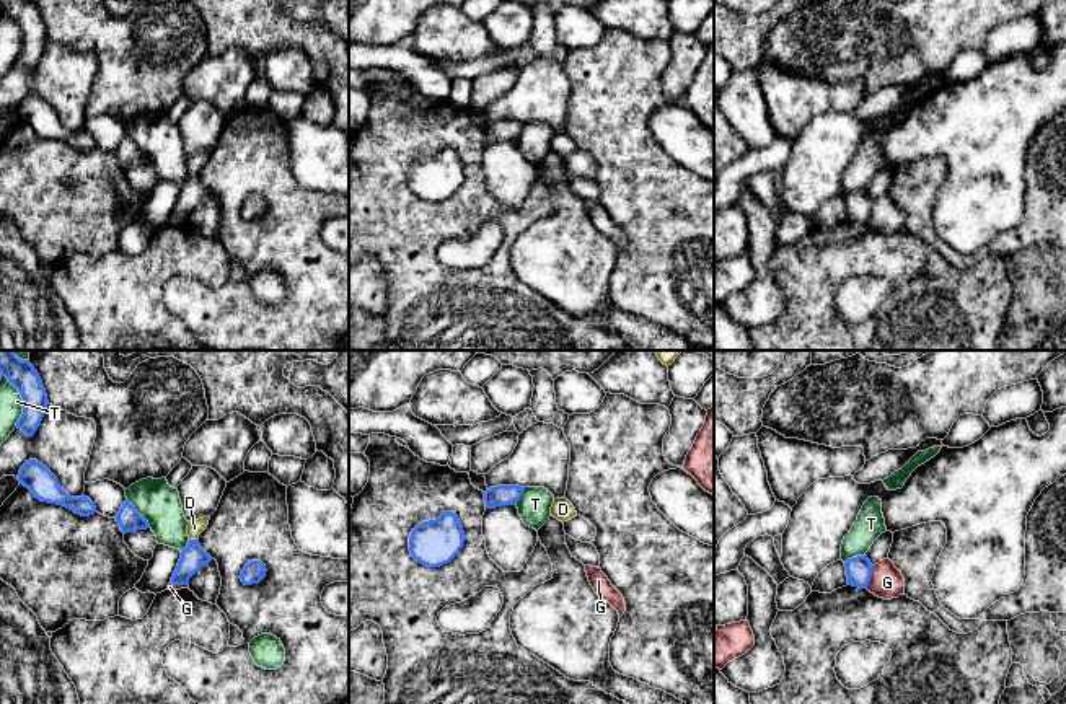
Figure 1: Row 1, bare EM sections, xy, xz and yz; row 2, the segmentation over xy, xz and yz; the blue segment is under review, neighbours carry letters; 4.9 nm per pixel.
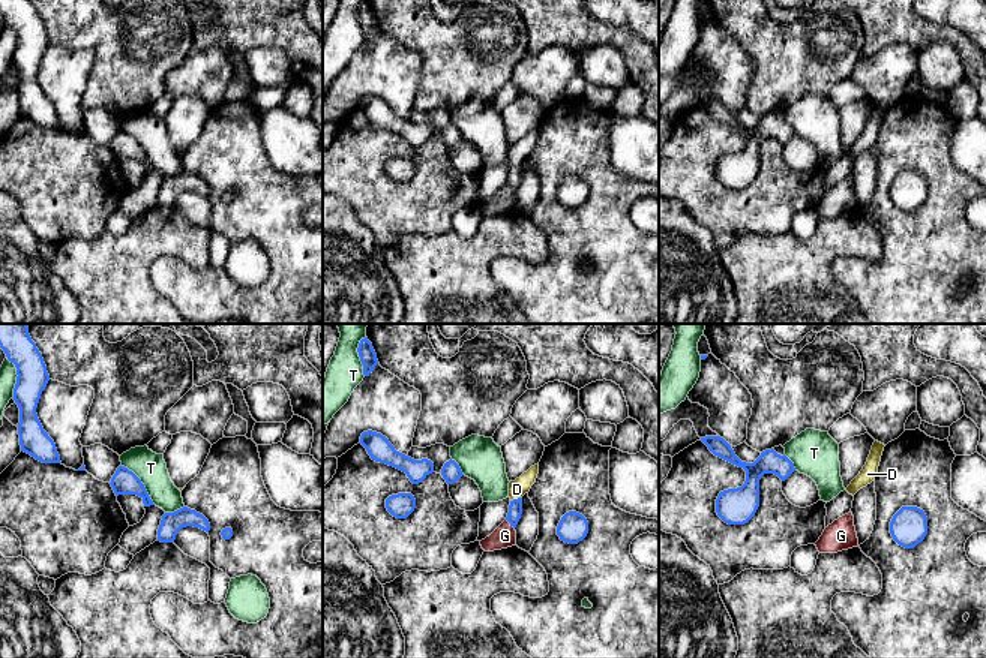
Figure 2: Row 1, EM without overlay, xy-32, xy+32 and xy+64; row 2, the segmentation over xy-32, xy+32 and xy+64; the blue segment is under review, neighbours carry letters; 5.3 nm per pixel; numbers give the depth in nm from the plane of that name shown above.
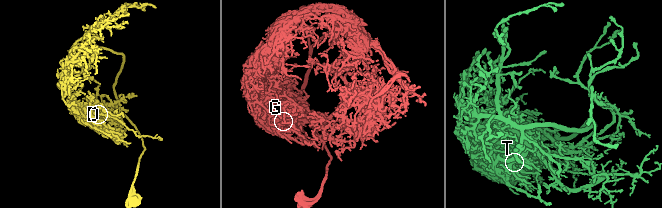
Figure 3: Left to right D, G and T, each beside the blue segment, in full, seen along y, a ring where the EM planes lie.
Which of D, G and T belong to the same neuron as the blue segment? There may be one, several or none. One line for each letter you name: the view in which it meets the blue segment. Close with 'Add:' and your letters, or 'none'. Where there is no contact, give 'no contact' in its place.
D: contact in xy
Add: D

